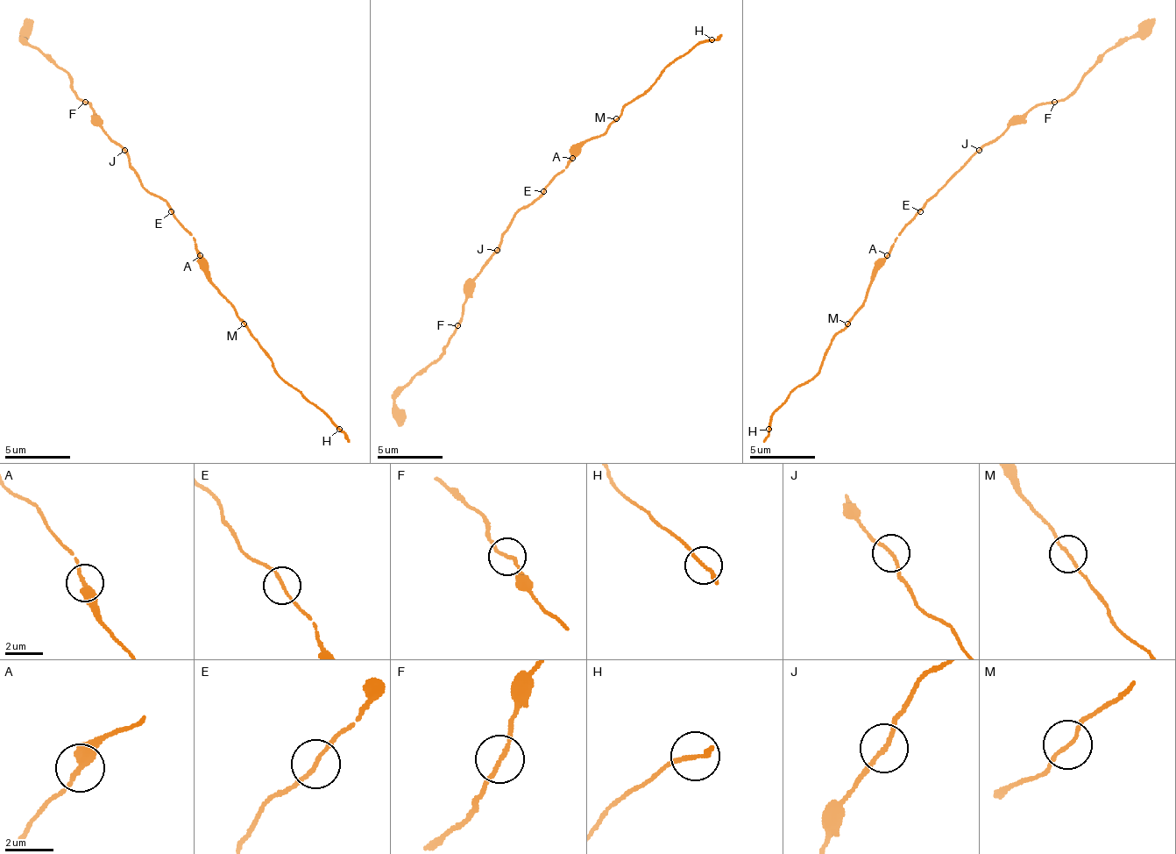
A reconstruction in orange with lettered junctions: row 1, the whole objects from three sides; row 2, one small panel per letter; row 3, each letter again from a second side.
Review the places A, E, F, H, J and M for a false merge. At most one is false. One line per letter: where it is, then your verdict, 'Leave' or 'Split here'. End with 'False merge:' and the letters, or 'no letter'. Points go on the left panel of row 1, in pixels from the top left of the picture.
A: Place: (200, 255). Leave
E: Place: (171, 211). Leave
F: Place: (85, 102). Leave
H: Place: (339, 429). Leave
J: Place: (124, 150). Leave
M: Place: (244, 323). Leave
False merge: no letter

